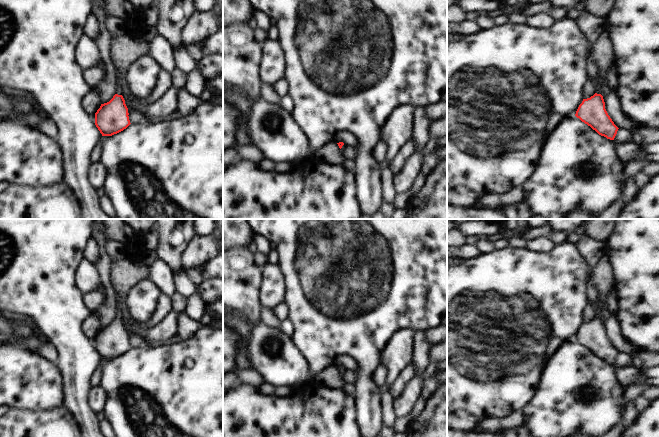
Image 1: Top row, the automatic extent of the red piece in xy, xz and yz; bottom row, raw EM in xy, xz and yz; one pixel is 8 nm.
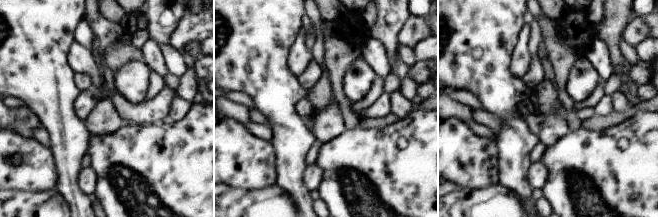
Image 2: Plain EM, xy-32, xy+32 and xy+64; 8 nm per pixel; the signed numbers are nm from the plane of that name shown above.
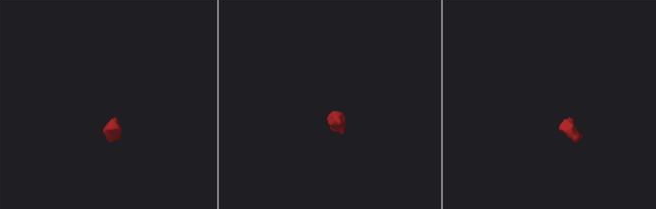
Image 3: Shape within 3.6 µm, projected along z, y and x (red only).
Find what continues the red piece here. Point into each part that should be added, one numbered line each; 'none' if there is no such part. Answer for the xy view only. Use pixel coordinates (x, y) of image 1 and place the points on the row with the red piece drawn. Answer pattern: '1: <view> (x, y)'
1: xy (118, 90)

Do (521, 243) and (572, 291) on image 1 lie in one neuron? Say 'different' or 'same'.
different

